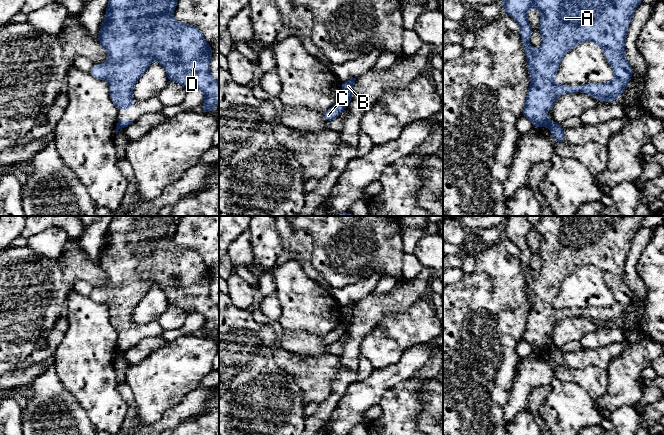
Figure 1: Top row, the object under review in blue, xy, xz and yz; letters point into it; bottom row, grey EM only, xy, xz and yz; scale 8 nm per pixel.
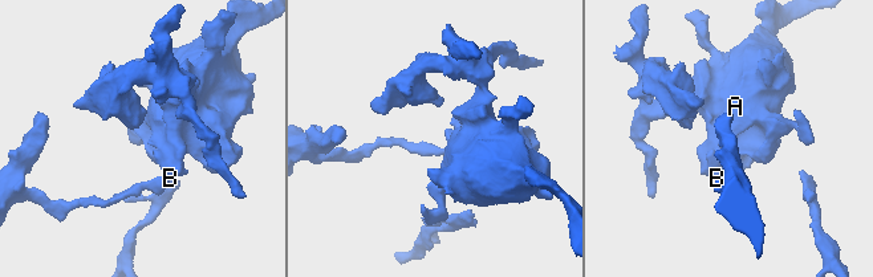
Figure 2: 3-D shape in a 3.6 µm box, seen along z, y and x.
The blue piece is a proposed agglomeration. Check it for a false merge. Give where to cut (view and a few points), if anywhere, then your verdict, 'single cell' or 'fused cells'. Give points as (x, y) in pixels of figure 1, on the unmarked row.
cut xz (341, 322), (346, 329); fused cells

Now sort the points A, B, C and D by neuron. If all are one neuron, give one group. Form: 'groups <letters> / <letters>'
groups A B D / C

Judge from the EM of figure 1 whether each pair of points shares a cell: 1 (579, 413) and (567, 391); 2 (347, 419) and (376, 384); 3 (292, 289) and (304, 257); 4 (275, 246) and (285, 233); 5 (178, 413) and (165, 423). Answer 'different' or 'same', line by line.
1: same
2: same
3: different
4: different
5: same

